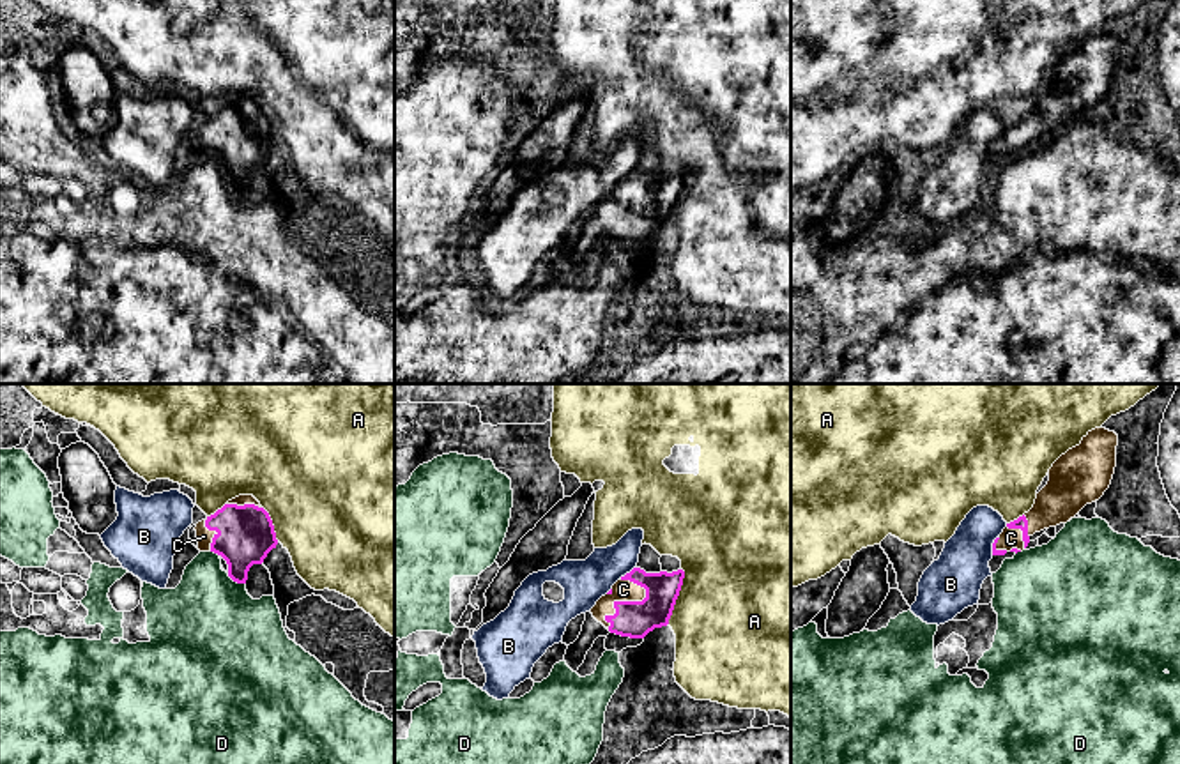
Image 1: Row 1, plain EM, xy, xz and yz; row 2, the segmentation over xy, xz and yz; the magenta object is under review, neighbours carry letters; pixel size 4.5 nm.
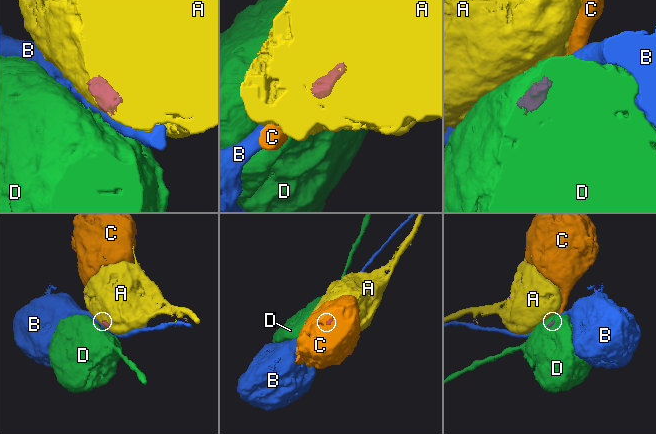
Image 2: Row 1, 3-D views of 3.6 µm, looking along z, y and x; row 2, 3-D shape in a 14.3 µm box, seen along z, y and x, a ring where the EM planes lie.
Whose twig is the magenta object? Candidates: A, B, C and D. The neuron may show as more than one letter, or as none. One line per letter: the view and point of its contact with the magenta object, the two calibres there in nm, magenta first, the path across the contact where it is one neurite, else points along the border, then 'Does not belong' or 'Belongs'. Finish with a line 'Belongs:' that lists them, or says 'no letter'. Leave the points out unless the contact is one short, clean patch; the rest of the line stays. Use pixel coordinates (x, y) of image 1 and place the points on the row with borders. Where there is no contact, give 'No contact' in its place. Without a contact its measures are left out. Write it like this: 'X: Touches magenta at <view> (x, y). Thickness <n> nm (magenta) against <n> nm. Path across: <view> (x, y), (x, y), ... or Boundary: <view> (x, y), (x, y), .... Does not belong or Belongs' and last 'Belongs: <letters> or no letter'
A: Touches magenta at xz (678, 595). Thickness 170 nm (magenta) against 500 nm. Does not belong
B: Touches magenta at xz (627, 573). Thickness 170 nm (magenta) against 200 nm. Boundary: xz (635, 566), (620, 577). Does not belong
C: Touches magenta at xz (620, 602). Thickness 170 nm (magenta) against 100 nm. Belongs
D: Touches magenta at xy (236, 580). Thickness 260 nm (magenta) against 480 nm. Boundary: xy (227, 573), (245, 584). Does not belong
Belongs: C

